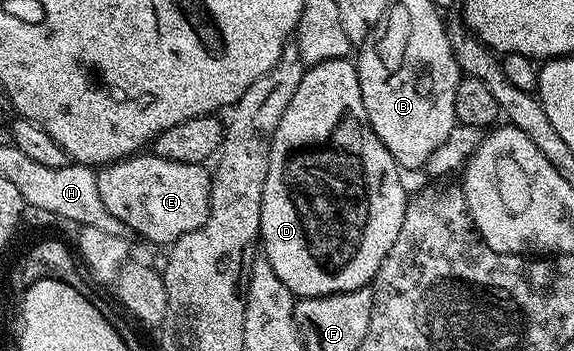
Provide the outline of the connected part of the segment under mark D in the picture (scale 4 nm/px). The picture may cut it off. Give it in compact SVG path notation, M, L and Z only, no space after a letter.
M349 57L336 60L324 60L320 64L309 67L300 80L300 88L288 103L284 116L280 116L280 128L276 128L276 136L272 140L272 152L268 160L268 180L264 180L264 196L260 204L260 246L264 257L272 264L272 272L284 280L284 284L298 298L319 298L329 294L350 294L353 290L363 289L378 274L384 256L388 256L388 248L396 244L396 236L400 236L400 224L404 224L408 193L402 183L404 177L399 164L384 148L376 132L370 127L368 116L364 112L364 100L360 96L360 80L357 65Z

